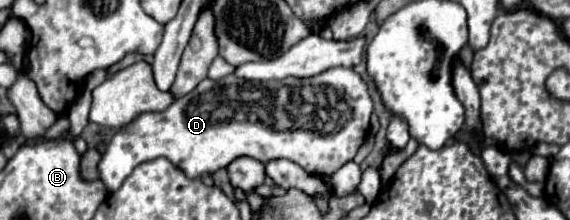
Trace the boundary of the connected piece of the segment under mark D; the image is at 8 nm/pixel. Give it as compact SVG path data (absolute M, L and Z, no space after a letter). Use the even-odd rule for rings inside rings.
M330 68L330 70L326 70L326 72L318 74L318 76L312 76L312 78L308 78L308 80L284 78L284 80L270 80L270 82L246 82L246 80L236 78L236 76L226 76L226 78L222 78L222 80L210 80L210 78L206 78L206 80L202 80L186 98L174 100L172 106L170 106L170 110L166 108L164 112L140 114L138 118L134 118L134 122L130 122L130 126L124 126L124 130L118 130L118 132L112 136L112 140L108 142L106 152L102 154L102 160L100 160L100 164L98 164L98 178L100 178L102 184L106 186L106 192L112 194L112 192L116 192L116 190L120 188L122 180L124 180L126 176L130 176L132 170L134 170L138 164L150 162L150 160L156 160L156 158L162 158L162 156L168 158L174 166L178 166L188 178L198 178L198 176L202 176L202 174L210 174L210 172L216 172L216 170L220 170L220 168L226 168L226 166L228 166L234 158L238 158L238 156L252 156L252 158L256 158L256 160L260 160L260 162L268 162L268 160L276 160L276 158L286 158L286 160L296 162L298 166L302 166L302 168L304 168L306 172L310 172L310 174L330 176L330 174L334 174L342 164L346 164L348 160L352 160L352 158L356 156L360 144L364 142L364 138L366 138L368 132L370 132L370 116L372 116L372 110L374 110L374 106L372 106L372 100L370 100L370 96L368 96L368 86L366 86L366 82L364 82L352 68ZM316 96L326 98L326 102L328 102L328 120L322 120L322 112L314 112L314 110L316 110L314 106L320 106L320 104L318 104L320 98L316 98Z

